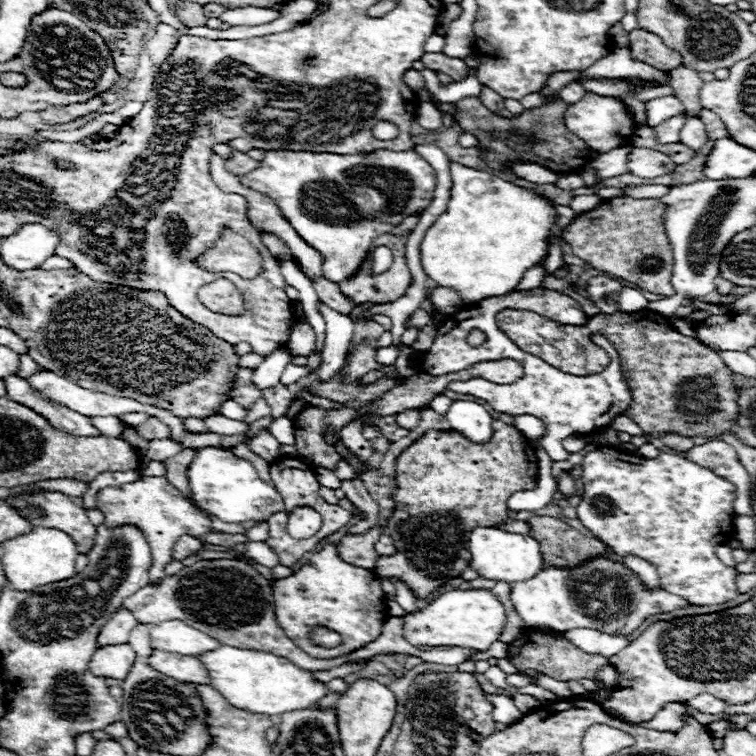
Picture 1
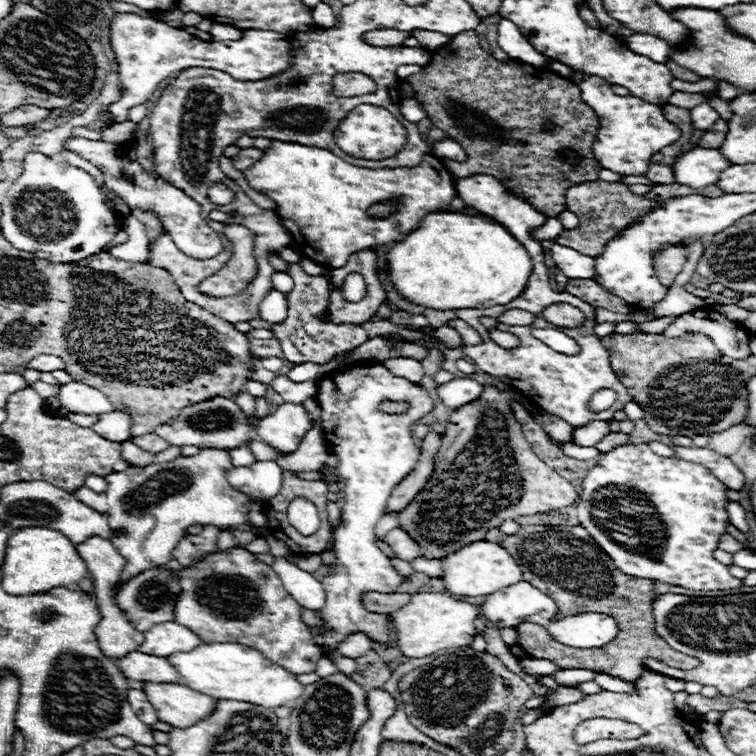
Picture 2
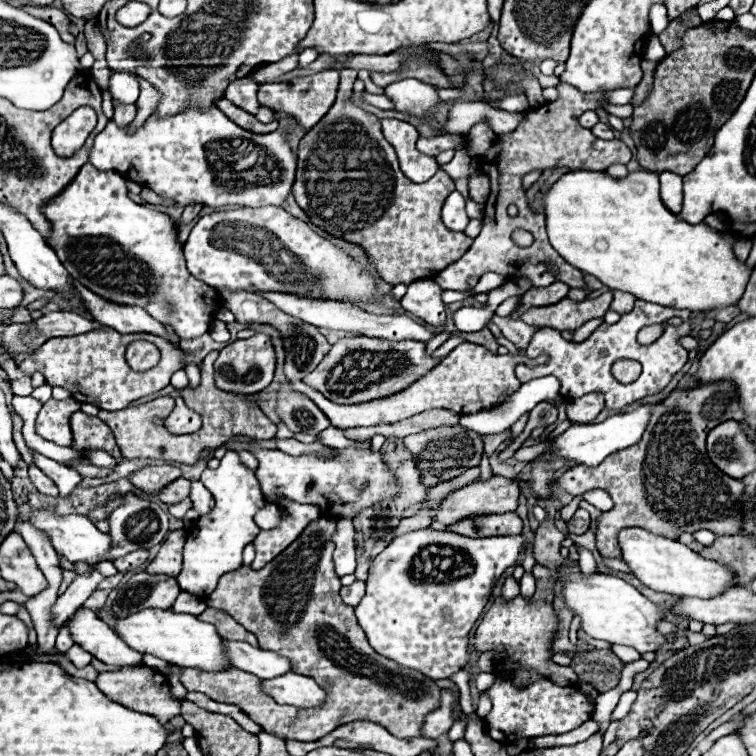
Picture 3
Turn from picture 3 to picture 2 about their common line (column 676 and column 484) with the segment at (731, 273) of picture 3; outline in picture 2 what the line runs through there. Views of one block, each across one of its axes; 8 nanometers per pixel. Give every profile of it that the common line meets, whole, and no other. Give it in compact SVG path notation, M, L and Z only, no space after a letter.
M460 212L422 218L418 228L410 232L406 240L392 246L392 250L386 254L386 262L390 282L394 284L398 294L412 304L432 310L490 308L498 304L508 304L510 300L514 300L514 296L522 294L522 288L526 286L532 268L530 256L504 226L486 216L466 216Z

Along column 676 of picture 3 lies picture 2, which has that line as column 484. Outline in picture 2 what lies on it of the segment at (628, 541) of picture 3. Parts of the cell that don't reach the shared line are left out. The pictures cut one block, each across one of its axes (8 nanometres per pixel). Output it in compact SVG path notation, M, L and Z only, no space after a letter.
M484 540L466 544L464 548L444 556L442 570L444 570L442 574L444 588L456 596L488 596L496 590L502 590L522 580L522 572L518 564L514 564L514 558L502 546Z

